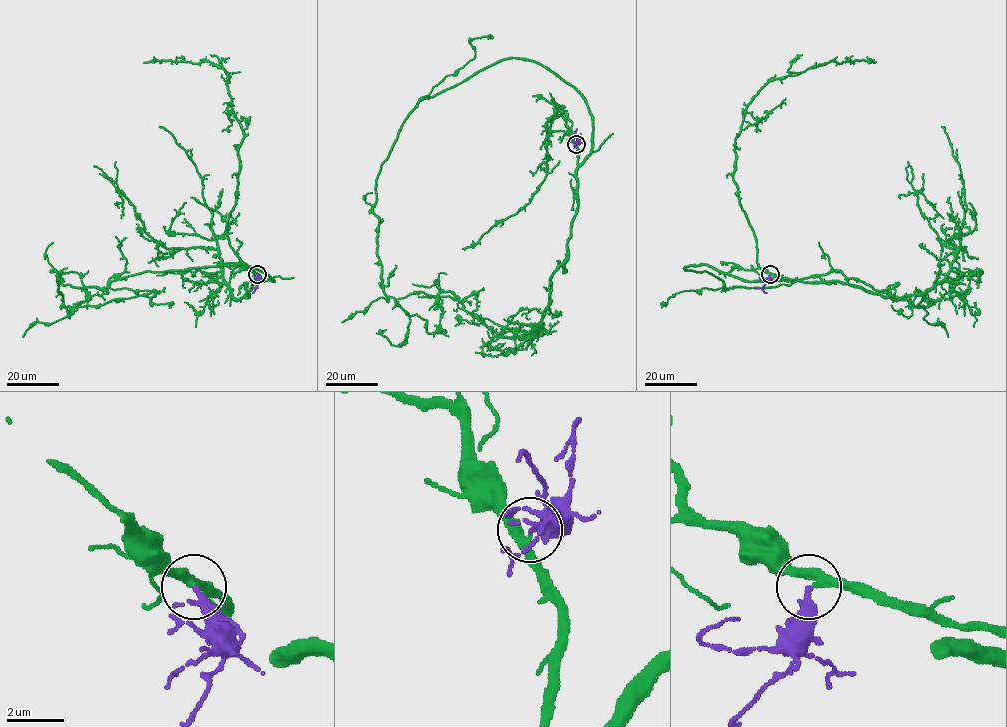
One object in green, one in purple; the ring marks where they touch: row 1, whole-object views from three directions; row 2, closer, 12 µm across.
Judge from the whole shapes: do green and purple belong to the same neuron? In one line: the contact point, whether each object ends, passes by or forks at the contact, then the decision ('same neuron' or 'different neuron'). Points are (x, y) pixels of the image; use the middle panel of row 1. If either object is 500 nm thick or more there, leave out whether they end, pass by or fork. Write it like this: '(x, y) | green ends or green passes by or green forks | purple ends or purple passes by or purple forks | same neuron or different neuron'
(576, 144) | green passes by | purple passes by | same neuron

